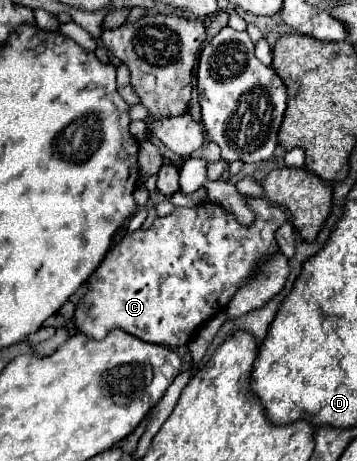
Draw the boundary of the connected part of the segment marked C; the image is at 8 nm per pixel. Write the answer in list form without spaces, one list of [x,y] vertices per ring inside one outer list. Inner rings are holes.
[[[248,198],[256,220],[252,226],[240,226],[234,216],[216,204],[200,204],[196,208],[176,208],[166,218],[156,218],[150,228],[126,234],[104,258],[100,268],[88,278],[88,292],[78,302],[74,326],[88,338],[102,340],[110,330],[120,328],[150,344],[178,348],[220,310],[224,310],[236,290],[256,270],[258,262],[278,250],[274,232],[286,222],[286,210],[272,206],[266,198]]]

